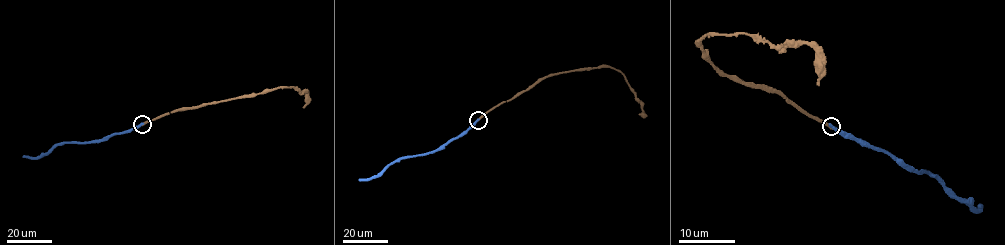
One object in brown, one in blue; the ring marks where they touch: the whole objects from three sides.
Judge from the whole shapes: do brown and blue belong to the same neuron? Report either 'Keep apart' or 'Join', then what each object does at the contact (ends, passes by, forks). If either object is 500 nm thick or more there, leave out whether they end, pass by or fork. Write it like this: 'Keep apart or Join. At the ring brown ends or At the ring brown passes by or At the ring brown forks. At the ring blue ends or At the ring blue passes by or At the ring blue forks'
Keep apart. At the ring brown ends. At the ring blue ends

